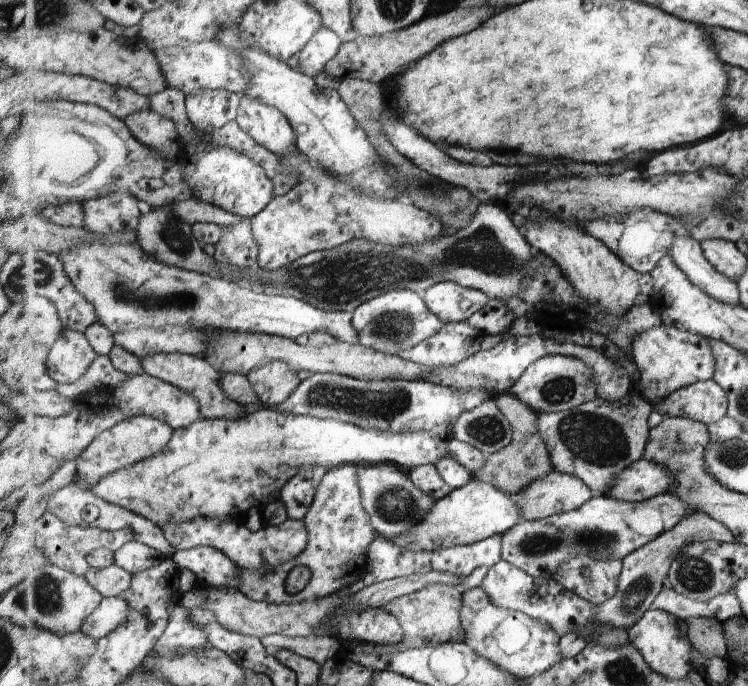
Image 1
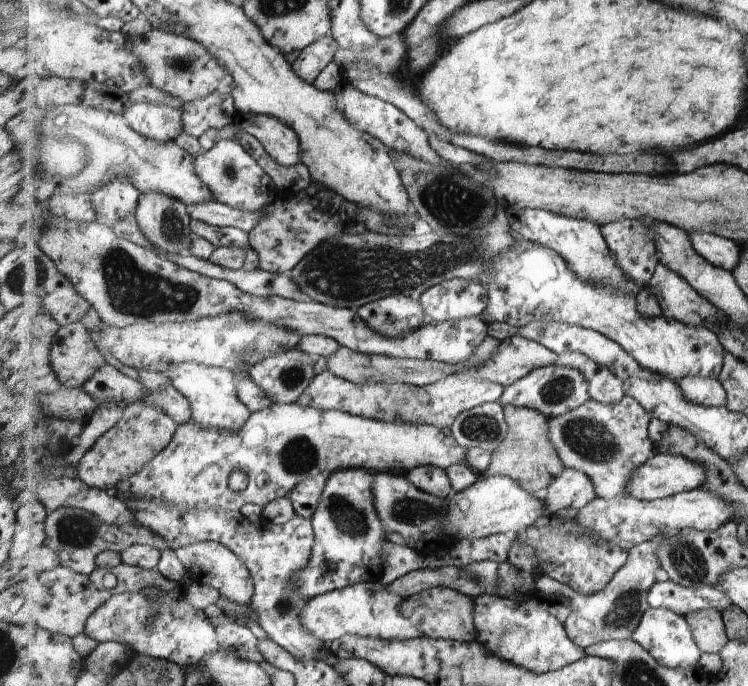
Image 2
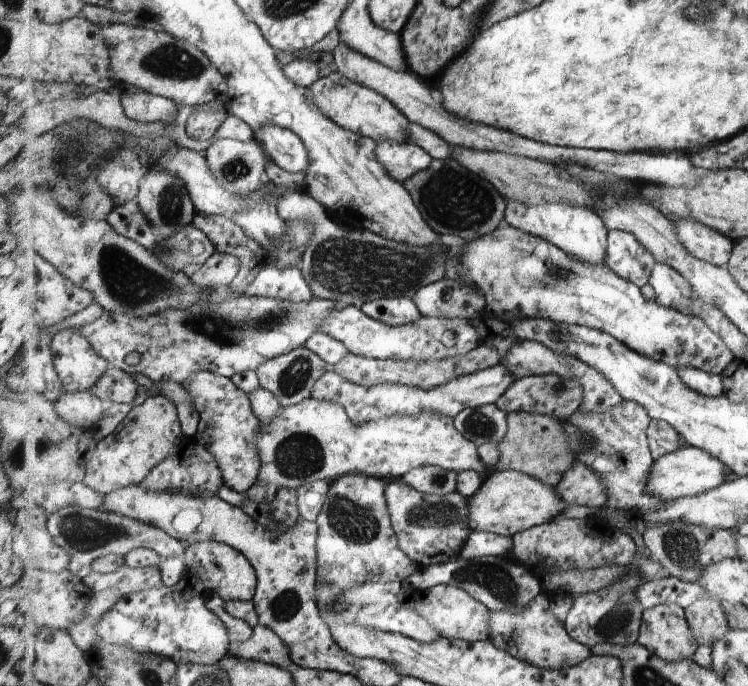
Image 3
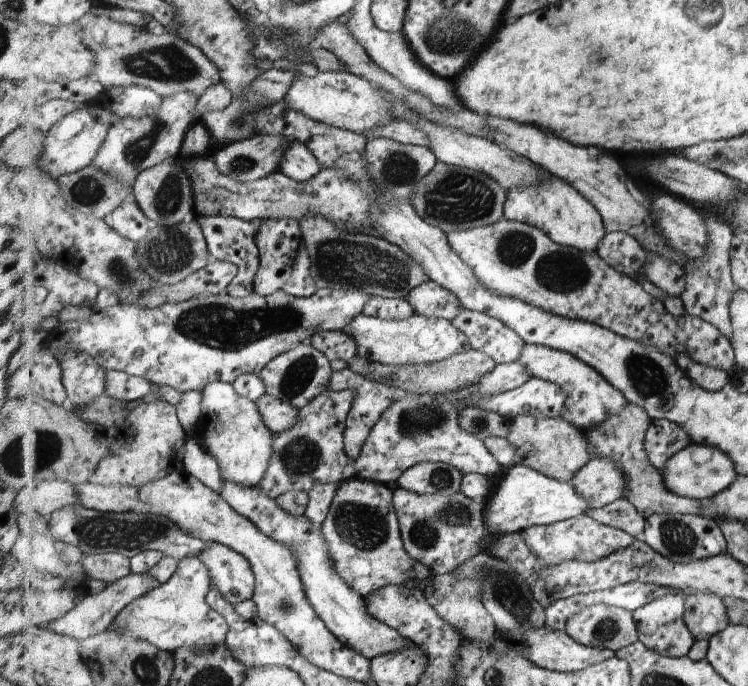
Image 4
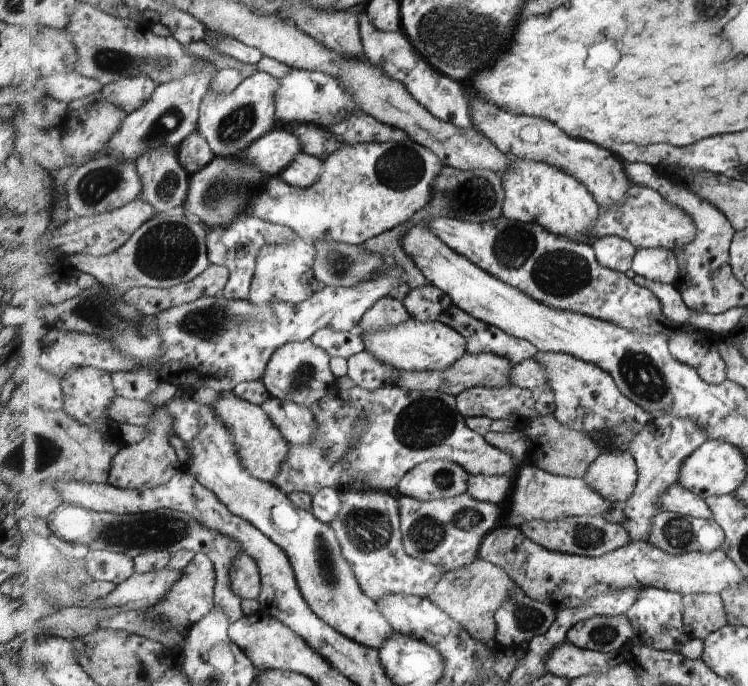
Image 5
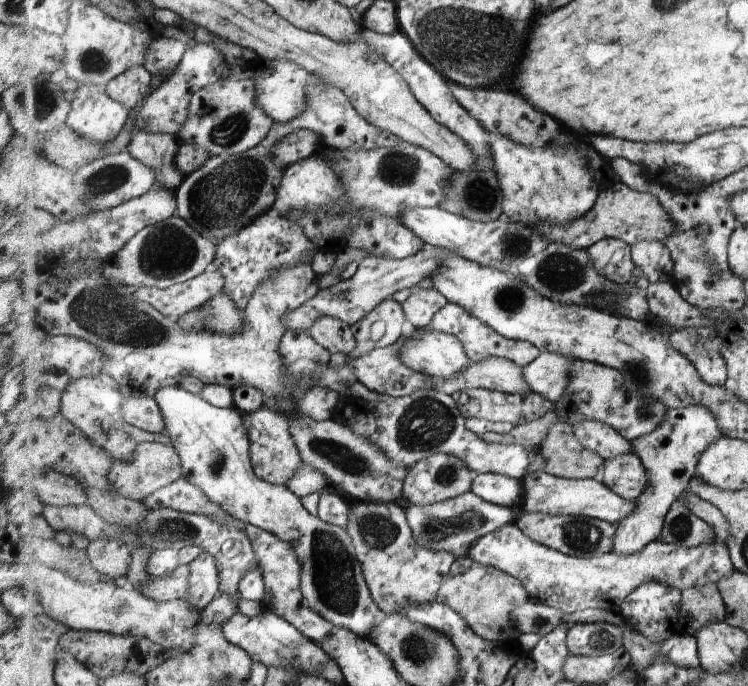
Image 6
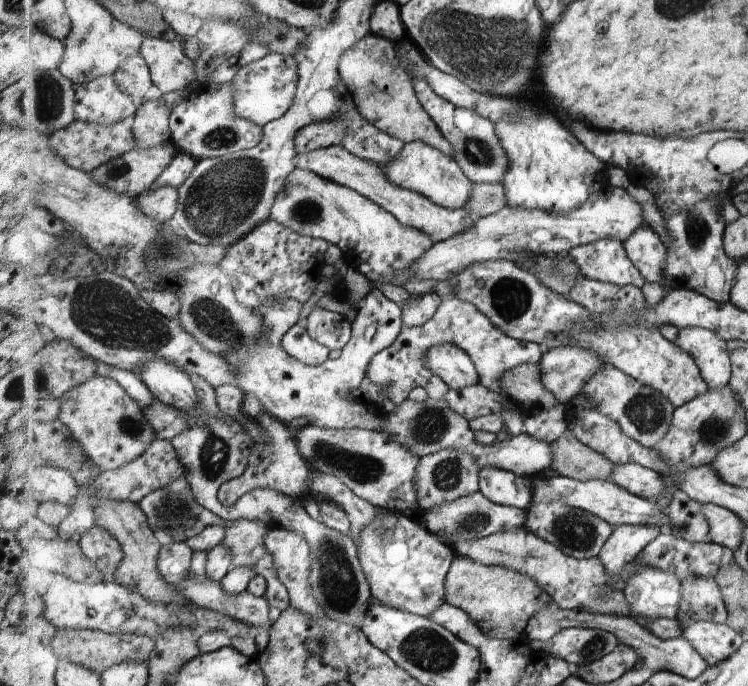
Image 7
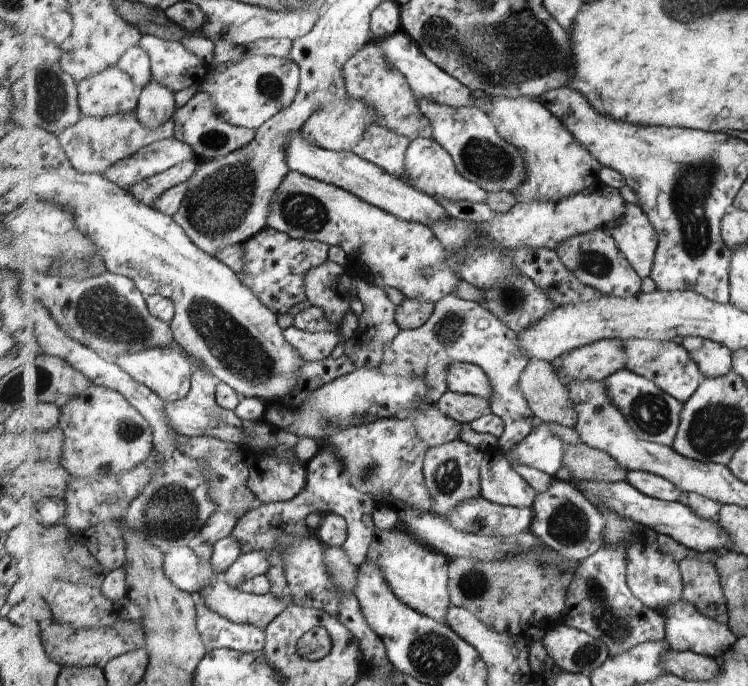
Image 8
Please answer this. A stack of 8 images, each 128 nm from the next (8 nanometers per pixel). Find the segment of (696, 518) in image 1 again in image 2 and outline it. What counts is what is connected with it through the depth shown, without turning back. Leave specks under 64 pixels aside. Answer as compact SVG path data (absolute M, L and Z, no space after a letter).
M658 538L641 543L629 551L628 563L625 564L622 571L617 572L612 582L603 591L592 595L584 595L574 591L569 585L551 578L546 570L538 574L536 585L538 592L547 601L556 595L565 598L573 609L564 627L568 637L581 648L586 649L601 641L631 639L636 628L640 625L641 619L644 618L644 614L651 606L649 595L653 585L657 583L657 572L662 568L658 555Z

